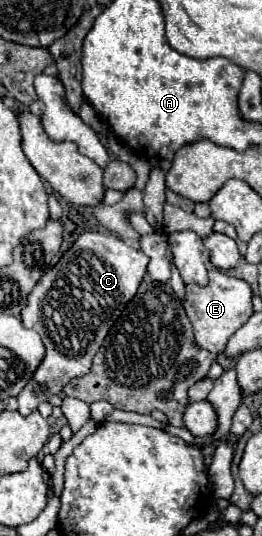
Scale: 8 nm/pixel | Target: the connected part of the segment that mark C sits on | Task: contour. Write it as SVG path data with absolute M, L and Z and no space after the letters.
M87 231L77 237L73 247L51 271L43 273L21 311L23 325L37 331L45 345L43 361L17 395L17 411L21 415L29 415L39 403L49 401L53 395L63 391L69 379L83 377L91 369L91 361L103 345L109 329L137 293L147 273L147 263L149 257L139 249L129 247L117 235Z

